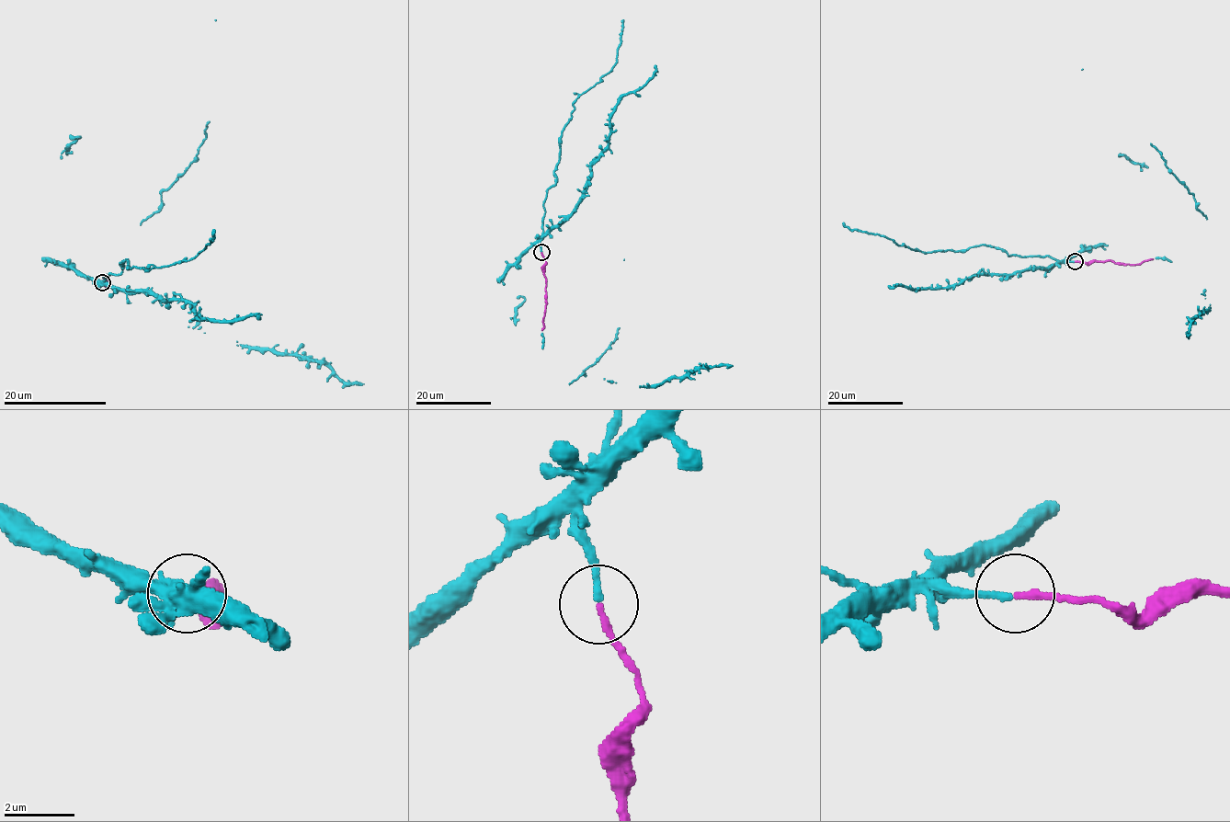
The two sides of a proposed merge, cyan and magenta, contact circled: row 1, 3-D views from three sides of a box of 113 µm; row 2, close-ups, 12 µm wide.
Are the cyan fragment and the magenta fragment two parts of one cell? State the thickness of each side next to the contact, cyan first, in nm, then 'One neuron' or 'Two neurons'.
Thickness 200 nm (cyan) against 190 nm. One neuron

